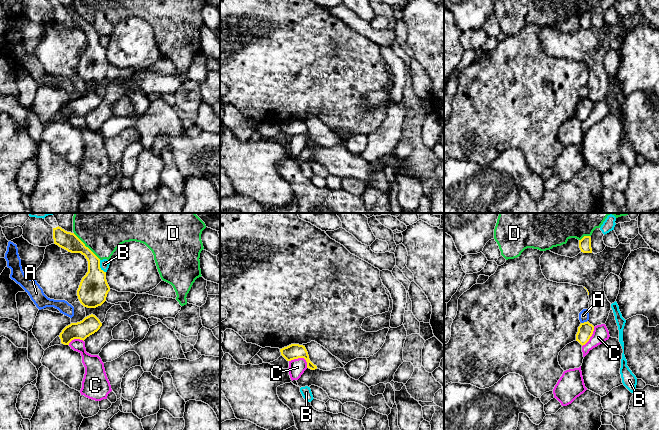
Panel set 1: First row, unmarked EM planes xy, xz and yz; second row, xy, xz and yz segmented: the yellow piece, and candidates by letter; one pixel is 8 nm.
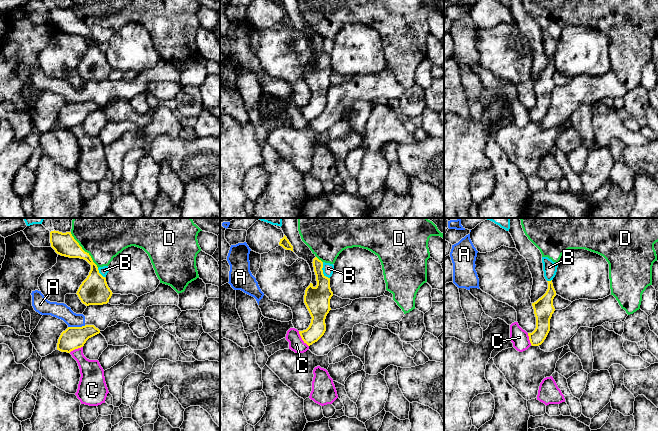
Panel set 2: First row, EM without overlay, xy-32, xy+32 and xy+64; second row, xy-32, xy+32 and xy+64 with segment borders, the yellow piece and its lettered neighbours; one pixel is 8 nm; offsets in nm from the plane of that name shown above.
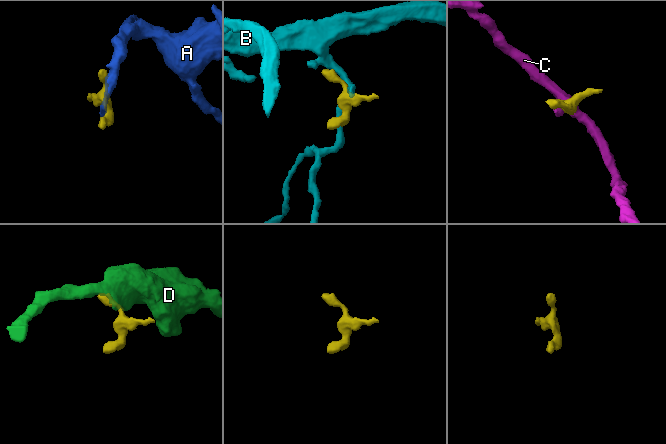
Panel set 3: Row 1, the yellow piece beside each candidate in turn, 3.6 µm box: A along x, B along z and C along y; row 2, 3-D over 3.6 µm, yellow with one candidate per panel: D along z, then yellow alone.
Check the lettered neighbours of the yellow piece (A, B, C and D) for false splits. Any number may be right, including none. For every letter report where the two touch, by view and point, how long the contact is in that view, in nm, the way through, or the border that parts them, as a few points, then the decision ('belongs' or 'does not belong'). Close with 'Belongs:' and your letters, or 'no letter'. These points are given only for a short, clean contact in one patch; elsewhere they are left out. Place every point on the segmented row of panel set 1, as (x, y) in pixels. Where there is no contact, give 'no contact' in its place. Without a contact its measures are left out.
A: yz (584, 322) | 60 nm | does not belong
B: xy (99, 266) | 120 nm | along xy (99, 260), (99, 266), (105, 272) | does not belong
C: xz (301, 357) | 160 nm | along xz (289, 361), (295, 358), (303, 358), (307, 367) | does not belong
D: xy (87, 247) | 300 nm | along xy (73, 233), (100, 259) | does not belong
Belongs: no letter

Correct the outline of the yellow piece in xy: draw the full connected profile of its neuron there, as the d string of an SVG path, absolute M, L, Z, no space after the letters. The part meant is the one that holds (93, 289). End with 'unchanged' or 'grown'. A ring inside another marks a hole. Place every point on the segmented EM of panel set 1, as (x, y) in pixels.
M53 215L44 219L53 227L54 244L68 252L81 253L88 261L88 272L77 290L80 303L87 308L101 306L106 301L110 287L106 280L106 272L100 268L100 259L74 233L59 227Z; grown

